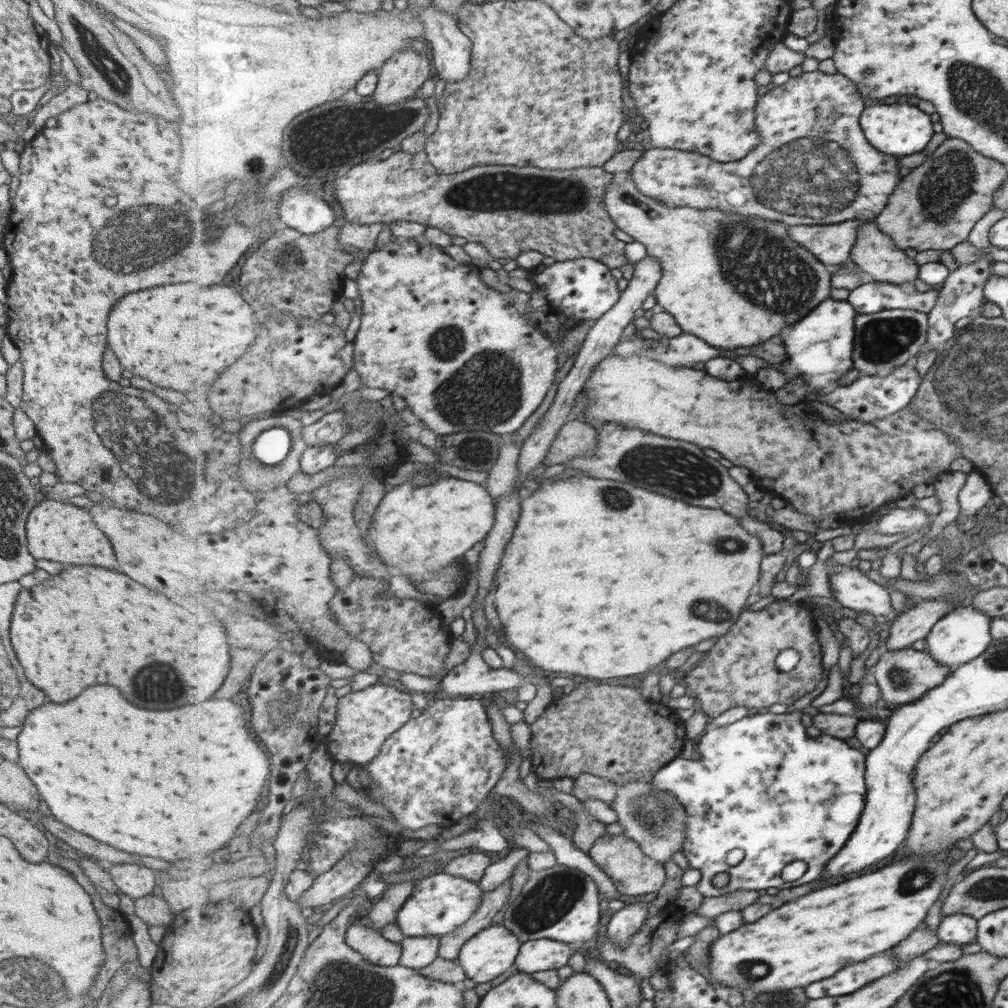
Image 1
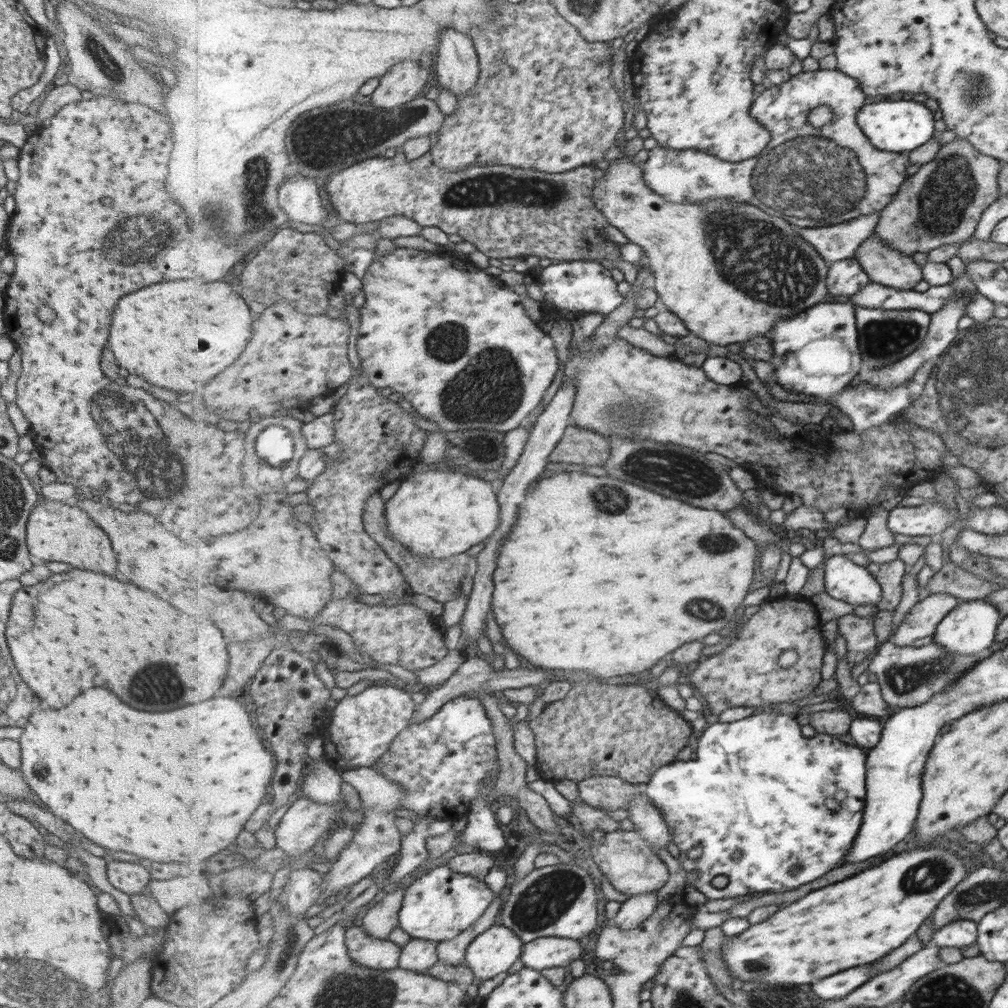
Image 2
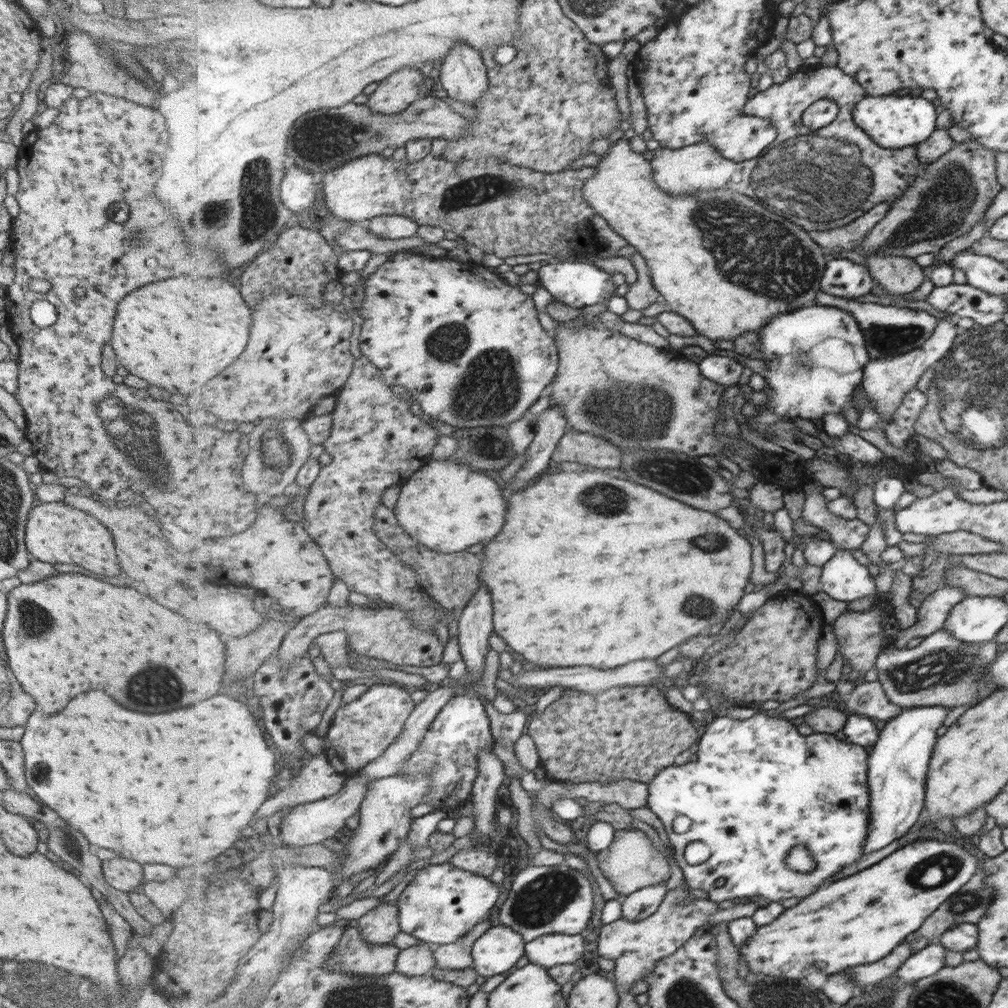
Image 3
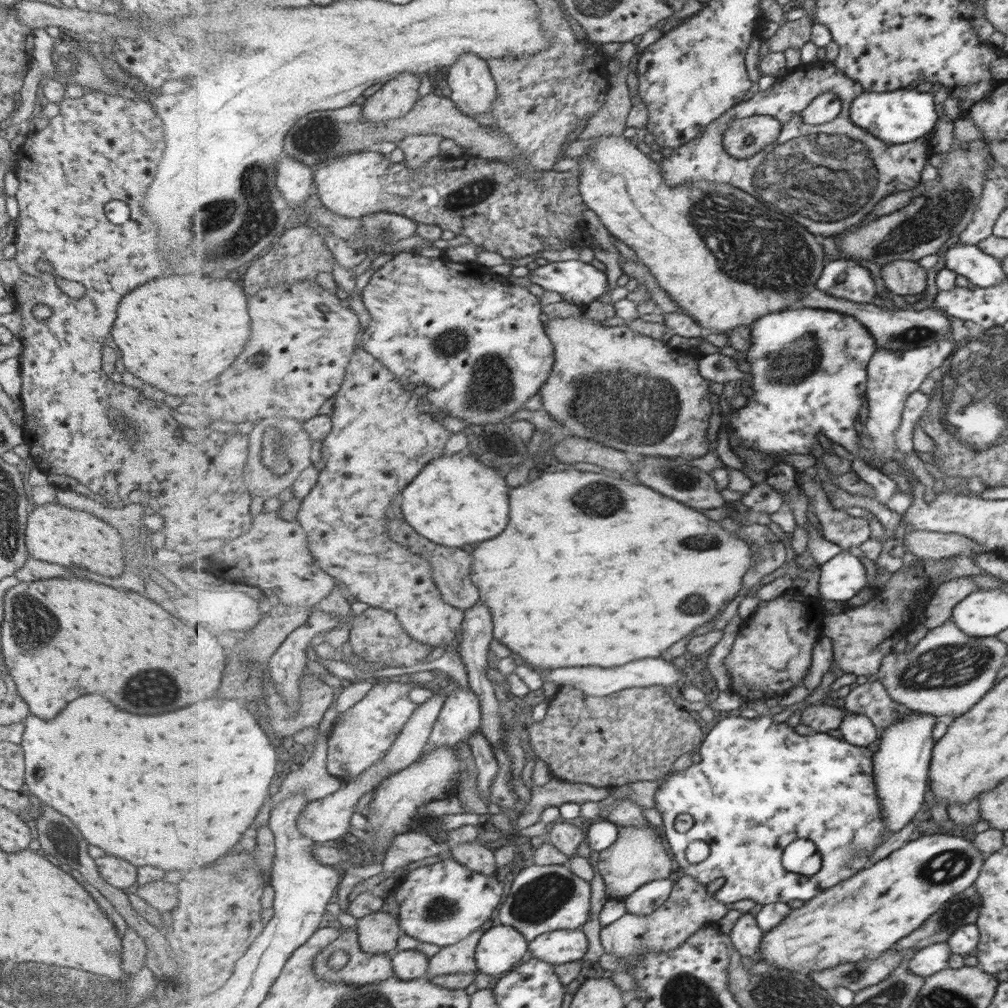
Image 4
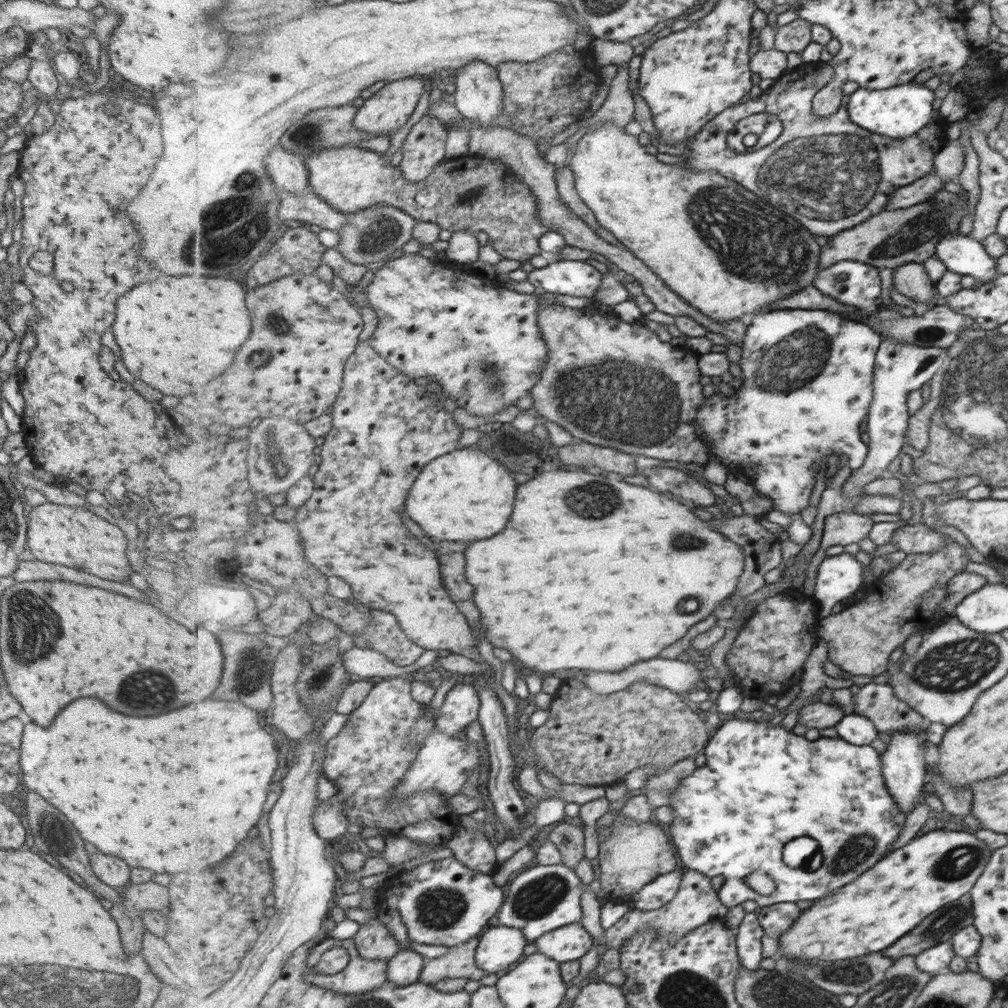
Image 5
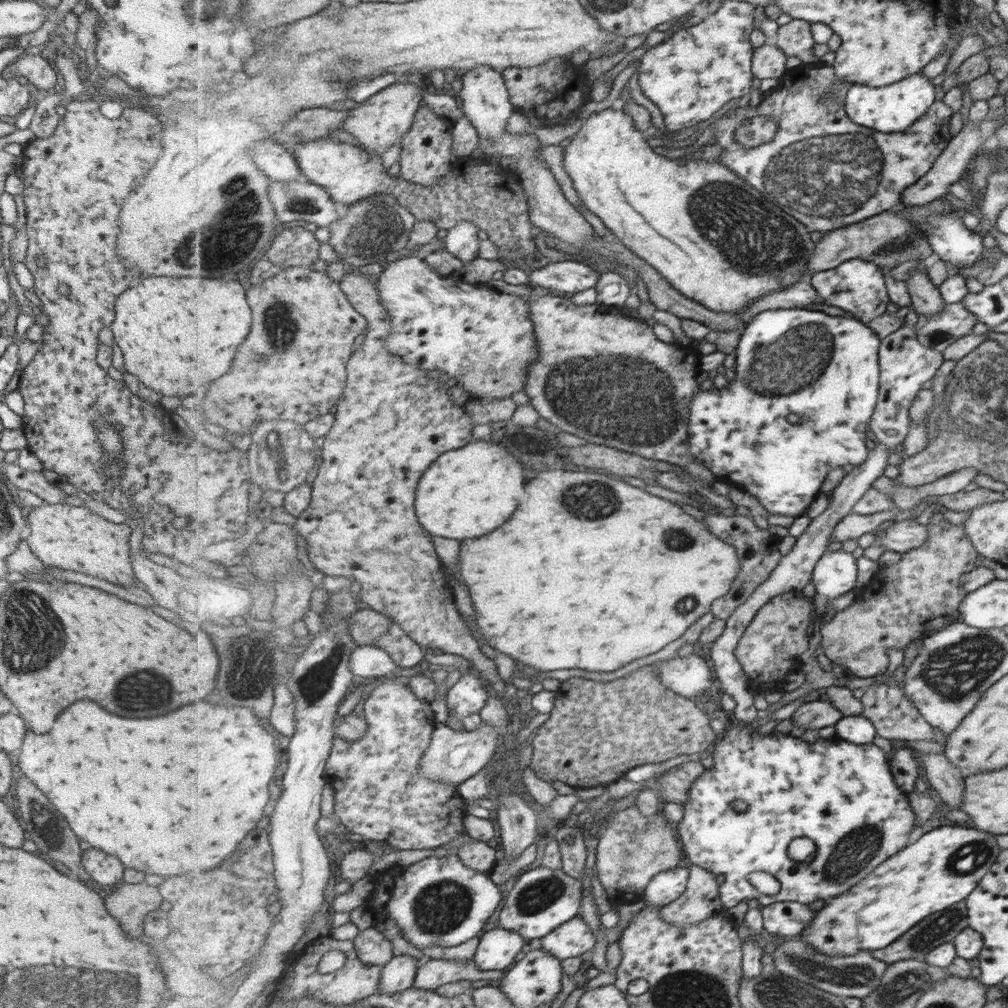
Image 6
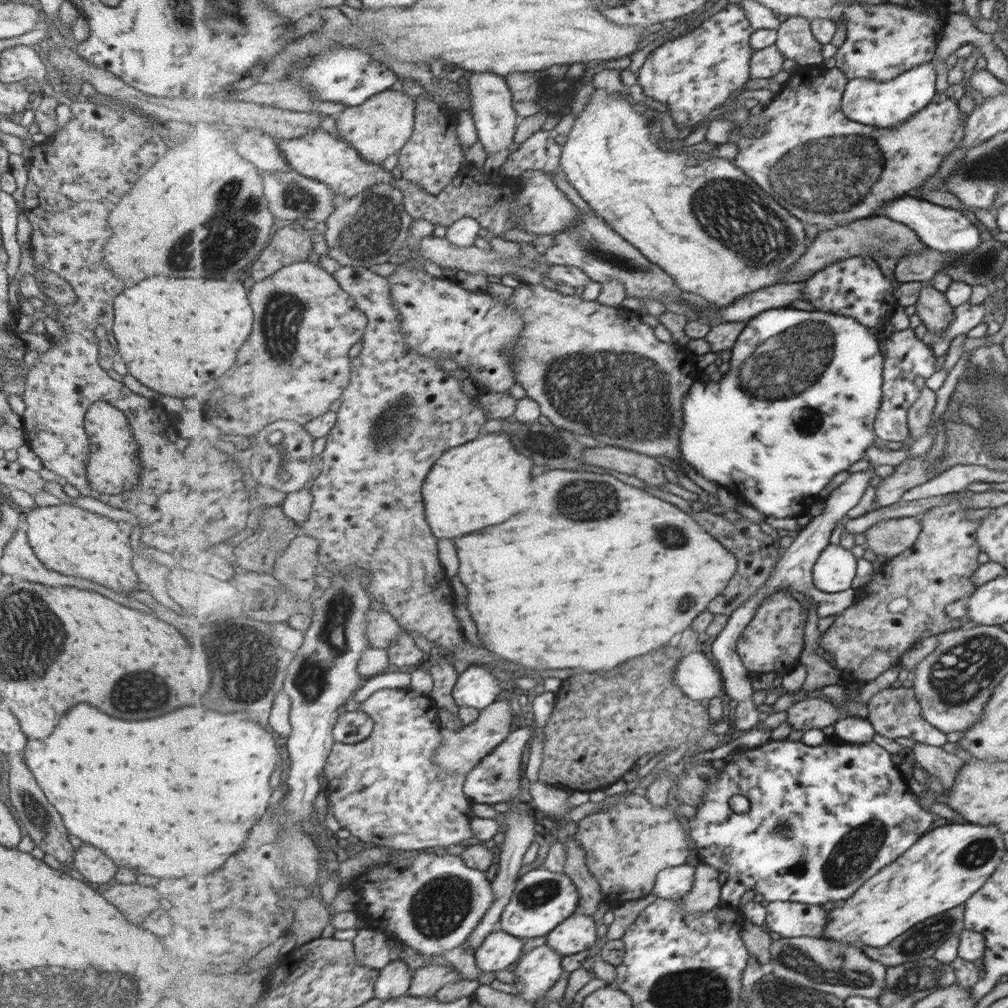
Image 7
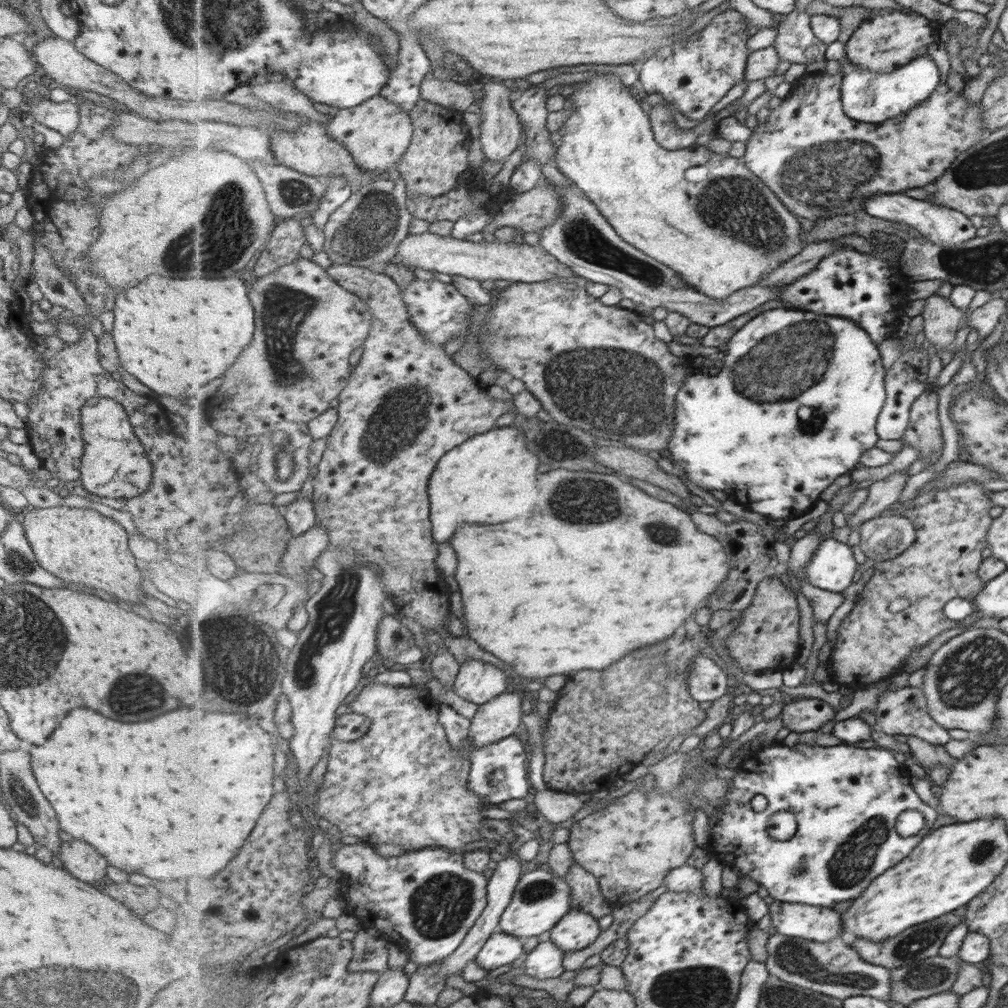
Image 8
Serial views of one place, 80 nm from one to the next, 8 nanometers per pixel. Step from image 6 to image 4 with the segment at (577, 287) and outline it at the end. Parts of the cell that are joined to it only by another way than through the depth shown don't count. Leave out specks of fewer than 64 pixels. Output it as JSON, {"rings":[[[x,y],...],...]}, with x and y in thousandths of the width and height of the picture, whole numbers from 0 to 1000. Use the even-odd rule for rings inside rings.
{"rings":[[[574,258],[547,259],[527,269],[526,277],[540,288],[553,290],[560,300],[578,306],[605,285],[603,271]]]}

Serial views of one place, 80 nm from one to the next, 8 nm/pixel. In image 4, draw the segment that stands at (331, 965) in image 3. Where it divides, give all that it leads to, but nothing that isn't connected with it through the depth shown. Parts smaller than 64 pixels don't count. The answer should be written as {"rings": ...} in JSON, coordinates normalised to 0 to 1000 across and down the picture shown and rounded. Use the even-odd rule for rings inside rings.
{"rings":[[[355,922],[349,924],[342,923],[339,928],[329,935],[318,946],[315,946],[313,956],[313,964],[318,971],[330,973],[331,975],[342,975],[343,977],[352,977],[360,979],[363,976],[377,975],[391,967],[390,951],[393,943],[388,945],[370,945],[362,944],[357,938],[357,927]],[[342,942],[346,946],[346,954],[336,962],[329,961],[326,958],[326,951],[335,943]]]}

